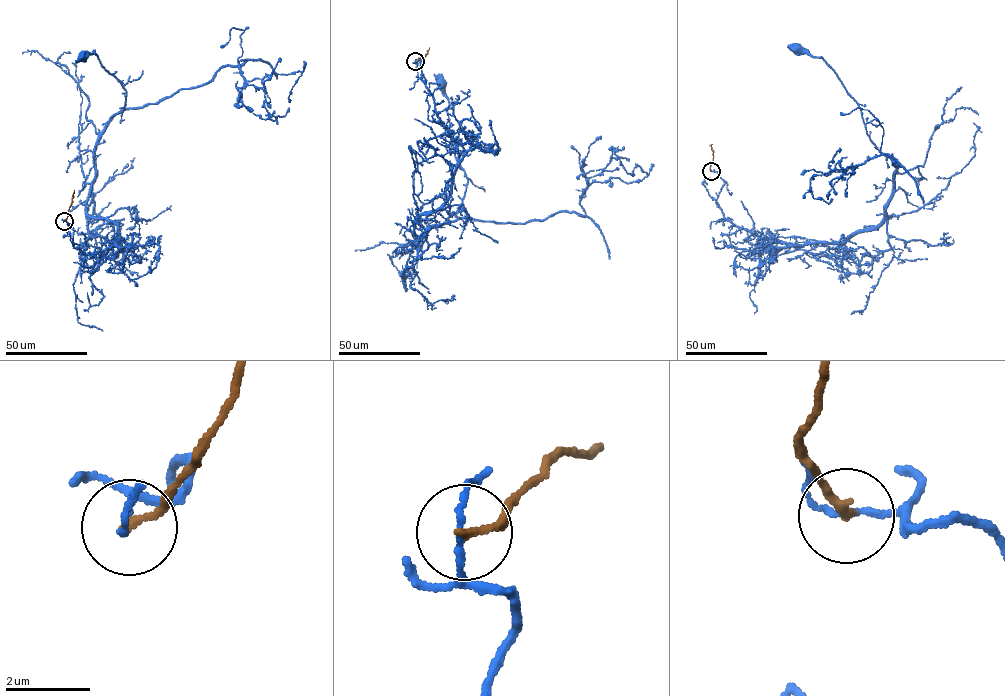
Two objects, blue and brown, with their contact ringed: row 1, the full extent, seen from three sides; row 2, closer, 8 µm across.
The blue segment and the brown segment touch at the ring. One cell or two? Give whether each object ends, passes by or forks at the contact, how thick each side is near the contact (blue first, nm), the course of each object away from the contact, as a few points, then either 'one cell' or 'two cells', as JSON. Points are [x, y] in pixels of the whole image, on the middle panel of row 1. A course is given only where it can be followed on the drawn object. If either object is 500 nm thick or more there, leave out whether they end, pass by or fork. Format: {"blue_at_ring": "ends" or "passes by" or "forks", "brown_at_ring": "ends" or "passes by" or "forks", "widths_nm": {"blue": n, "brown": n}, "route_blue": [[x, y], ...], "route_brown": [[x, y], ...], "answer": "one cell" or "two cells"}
{"blue_at_ring": "passes by", "brown_at_ring": "ends", "widths_nm": {"blue": 130, "brown": 170}, "route_blue": [[415, 61], [458, 154], [450, 196], [417, 218], [417, 235], [453, 215], [468, 180], [455, 156], [440, 82]], "route_brown": [[415, 61], [425, 56], [429, 49]], "answer": "two cells"}

